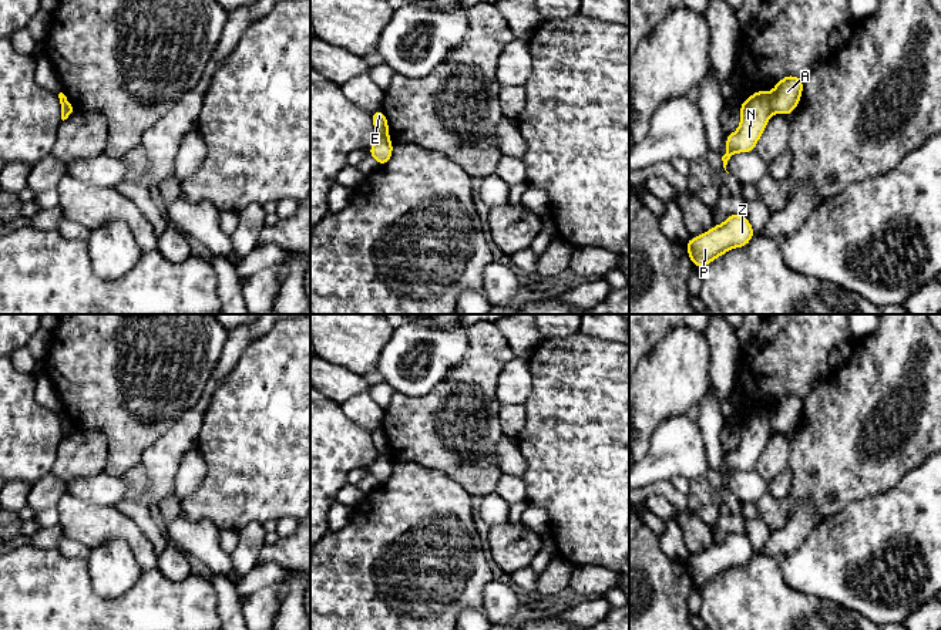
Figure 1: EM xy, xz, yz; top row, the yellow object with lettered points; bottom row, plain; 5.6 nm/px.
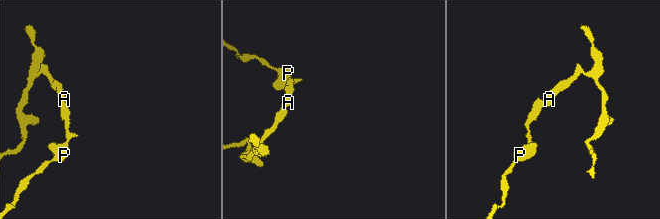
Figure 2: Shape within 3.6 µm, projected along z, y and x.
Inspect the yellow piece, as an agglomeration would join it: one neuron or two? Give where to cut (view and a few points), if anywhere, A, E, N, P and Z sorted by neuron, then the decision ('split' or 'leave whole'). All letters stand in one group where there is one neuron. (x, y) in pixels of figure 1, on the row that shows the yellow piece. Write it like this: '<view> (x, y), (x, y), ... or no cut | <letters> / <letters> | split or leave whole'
yz (769, 94), (769, 105), (773, 110) | A / E N P Z | split

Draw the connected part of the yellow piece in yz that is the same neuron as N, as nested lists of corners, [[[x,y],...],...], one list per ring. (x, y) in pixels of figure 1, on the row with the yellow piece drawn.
[[[759,90],[747,97],[740,105],[740,125],[725,139],[727,146],[727,152],[722,156],[725,171],[727,161],[733,154],[755,151],[757,141],[772,117],[773,110],[769,100],[770,94]]]

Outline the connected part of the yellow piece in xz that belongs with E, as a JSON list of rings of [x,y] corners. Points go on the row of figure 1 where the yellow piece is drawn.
[[[377,110],[372,114],[373,127],[377,132],[377,135],[387,135],[389,137],[389,122],[386,119],[386,115],[383,110]]]

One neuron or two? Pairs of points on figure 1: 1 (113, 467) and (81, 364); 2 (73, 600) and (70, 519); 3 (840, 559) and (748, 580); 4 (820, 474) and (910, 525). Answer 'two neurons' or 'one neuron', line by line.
1: one neuron
2: two neurons
3: two neurons
4: two neurons

